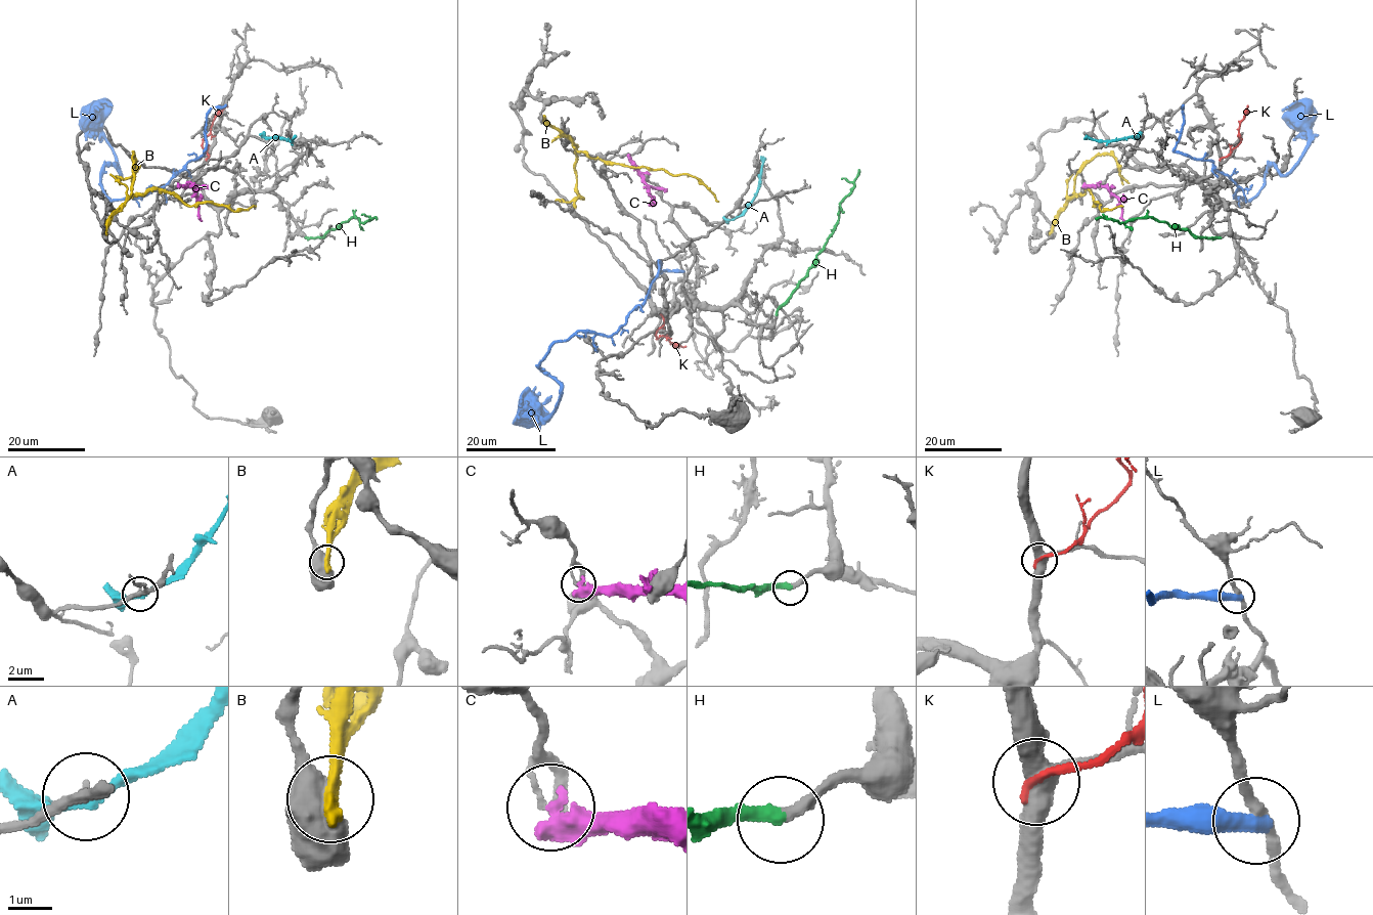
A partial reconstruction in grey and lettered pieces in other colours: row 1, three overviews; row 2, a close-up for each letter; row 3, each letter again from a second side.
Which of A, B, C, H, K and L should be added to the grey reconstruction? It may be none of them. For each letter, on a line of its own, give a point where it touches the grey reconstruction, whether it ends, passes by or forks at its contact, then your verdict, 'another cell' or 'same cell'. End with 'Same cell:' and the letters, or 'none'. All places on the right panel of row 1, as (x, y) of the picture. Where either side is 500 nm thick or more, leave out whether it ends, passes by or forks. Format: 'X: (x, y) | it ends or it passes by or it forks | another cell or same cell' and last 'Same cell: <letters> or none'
A: (1138, 138) | it passes by | another cell
B: (1051, 232) | another cell
C: (1083, 184) | another cell
H: (1220, 237) | it ends | same cell
K: (1221, 159) | it ends | another cell
L: (1183, 105) | it ends | another cell
Same cell: H

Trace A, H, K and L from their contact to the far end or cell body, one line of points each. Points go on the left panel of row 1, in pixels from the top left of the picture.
A: (267, 137), (292, 140), (295, 135)
H: (305, 237), (322, 237), (330, 229), (354, 217), (362, 223), (377, 219)
K: (207, 159), (209, 155), (203, 149), (203, 141), (211, 132), (213, 121), (228, 106)
L: (225, 105), (207, 117), (198, 158), (163, 186), (113, 200), (100, 171), (120, 168), (98, 104), (113, 105)

